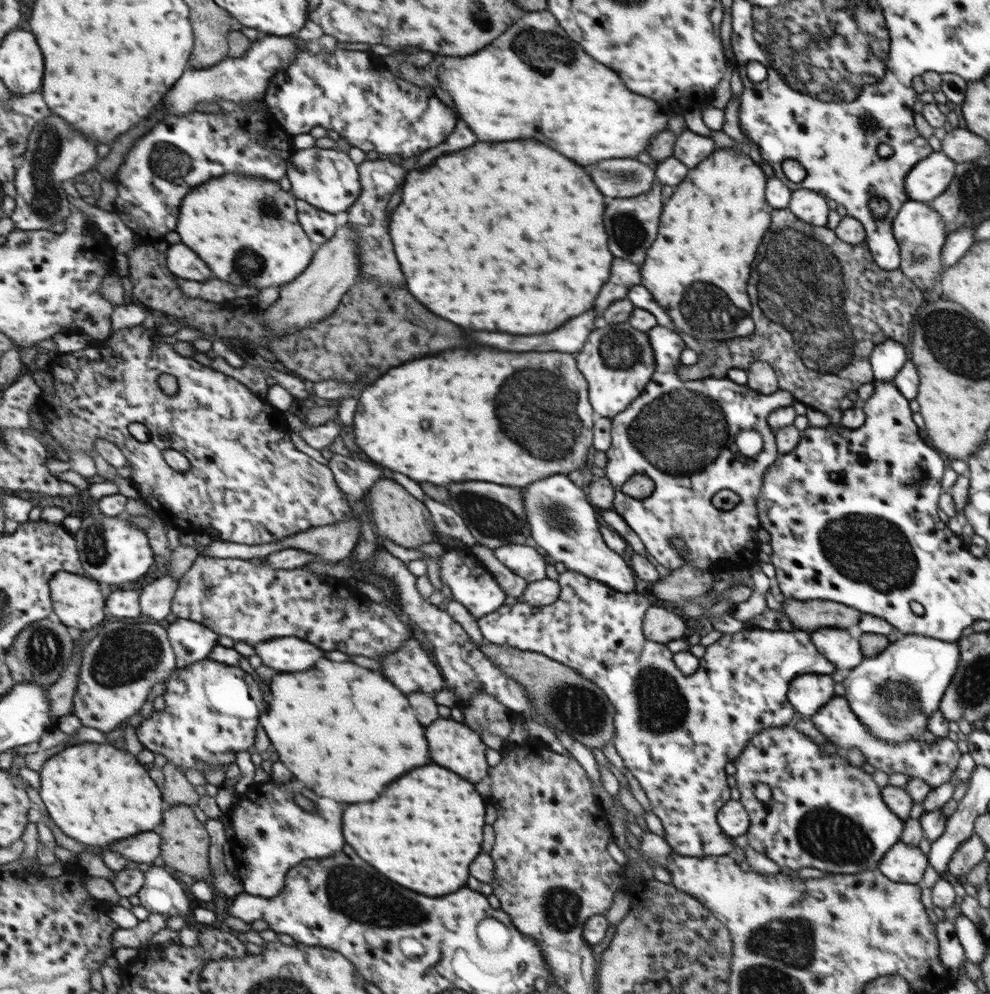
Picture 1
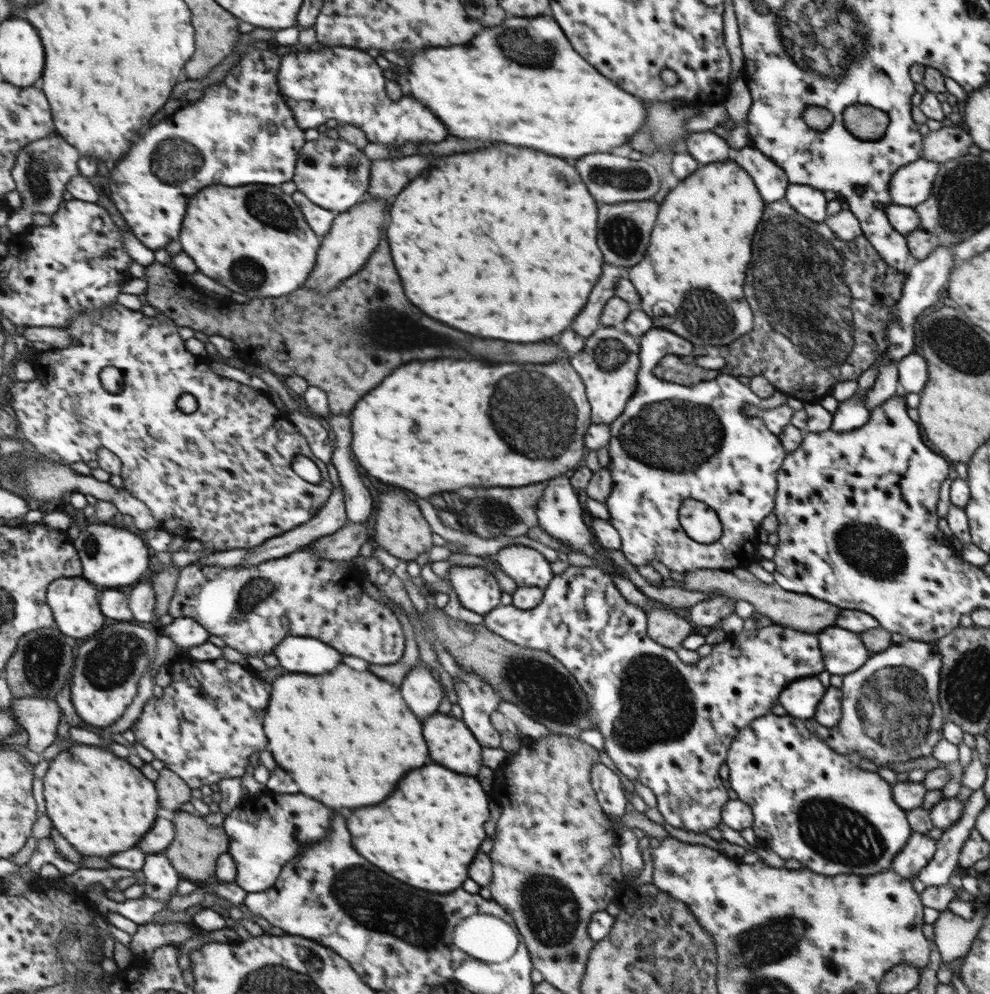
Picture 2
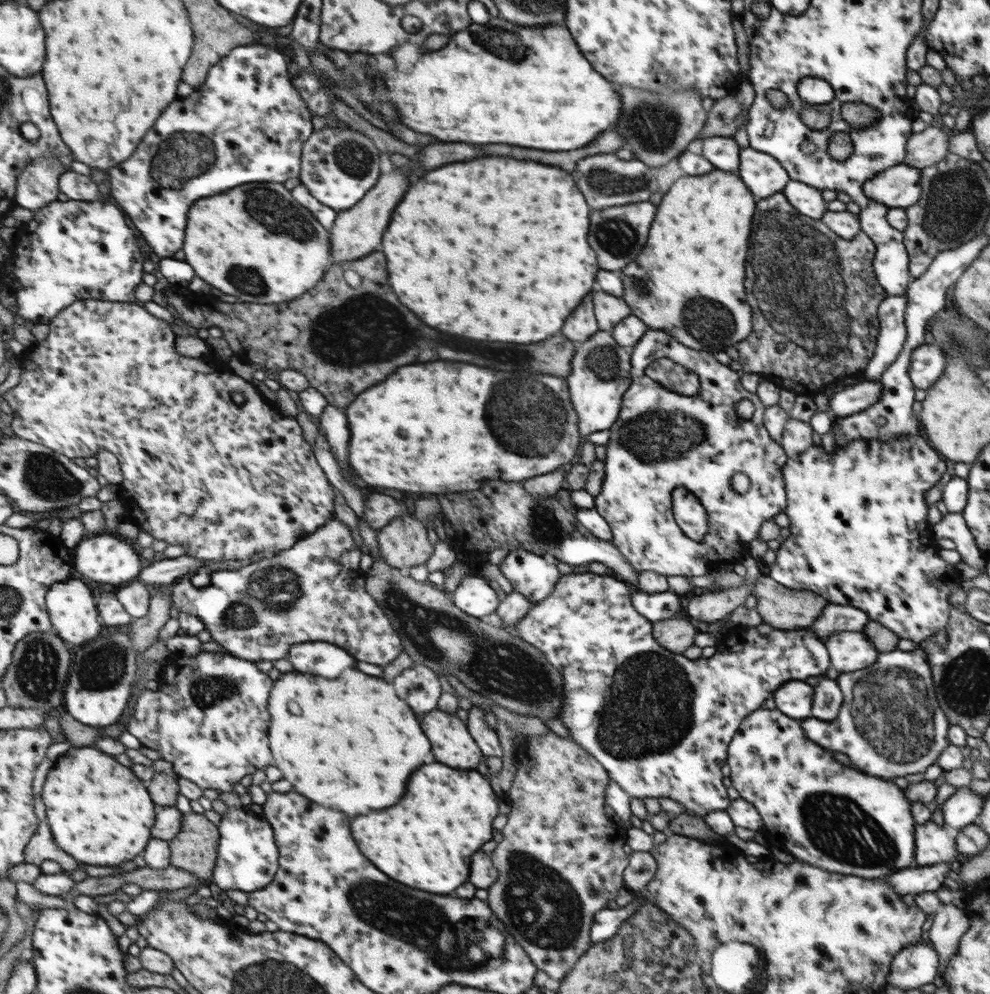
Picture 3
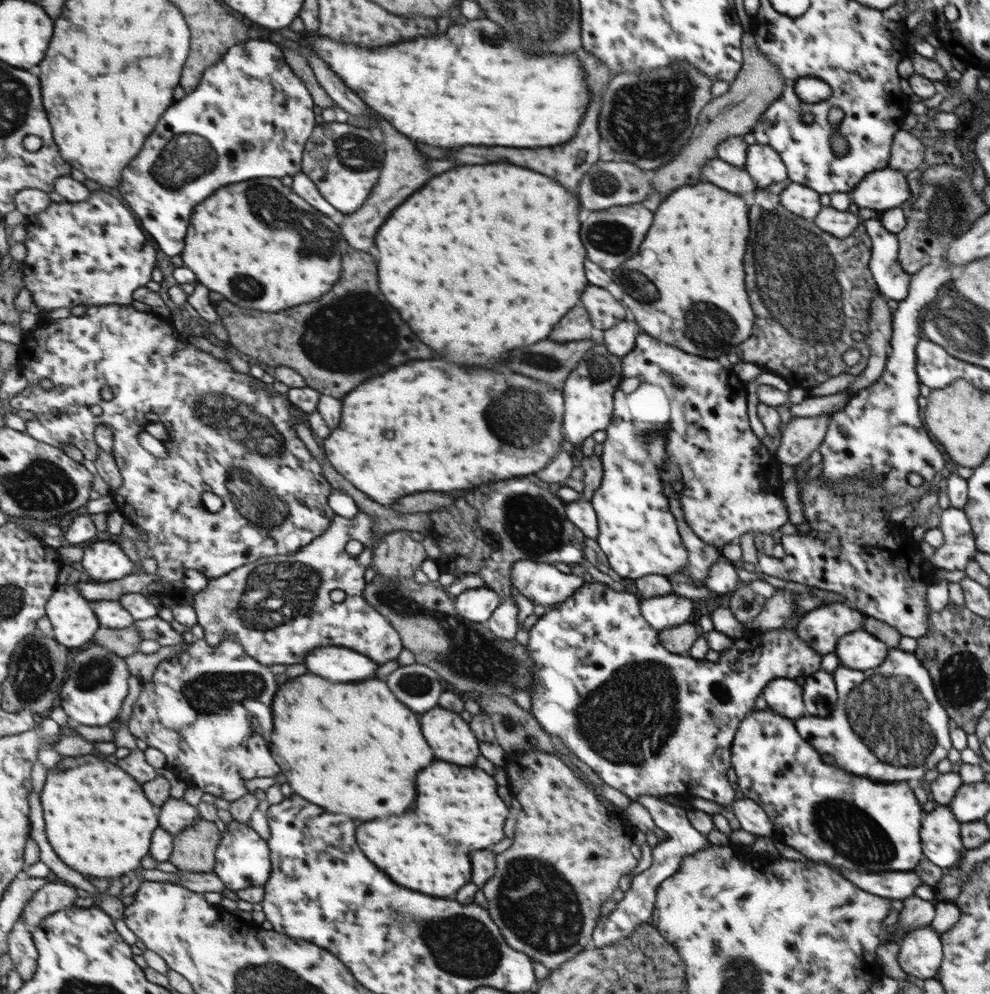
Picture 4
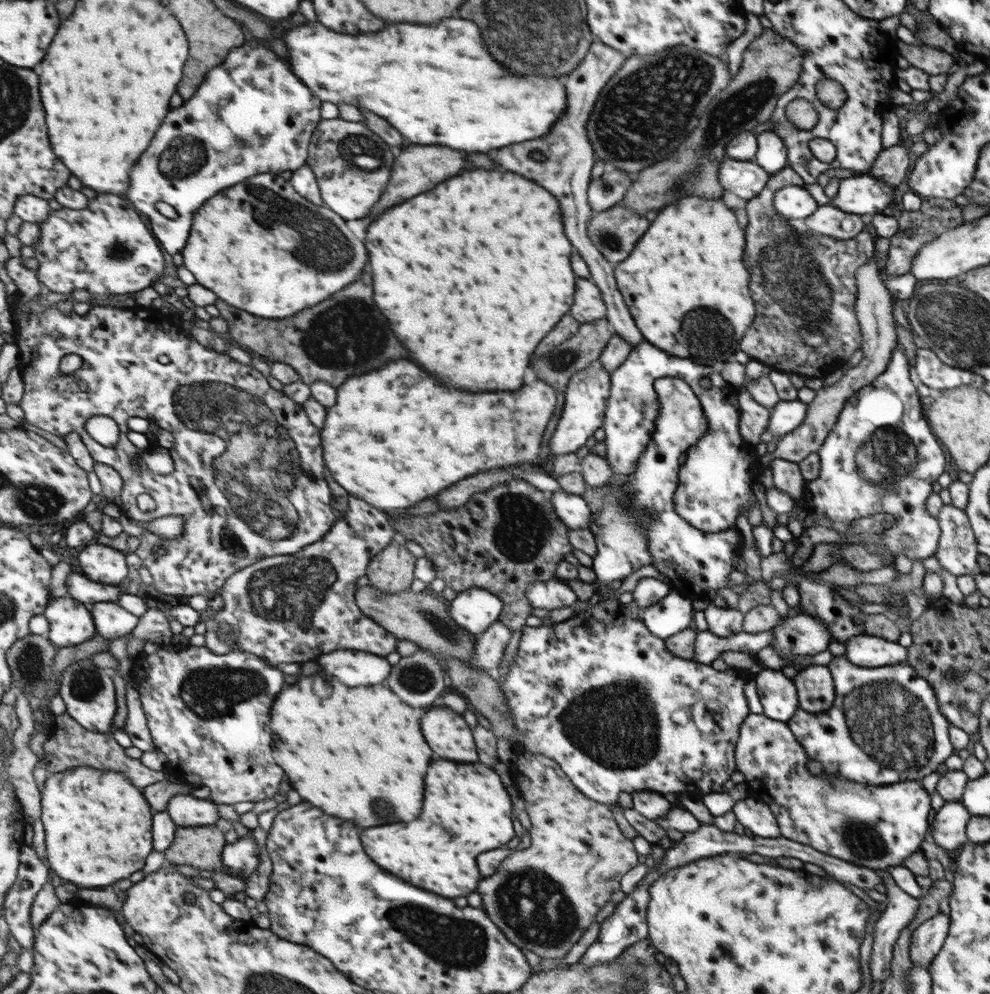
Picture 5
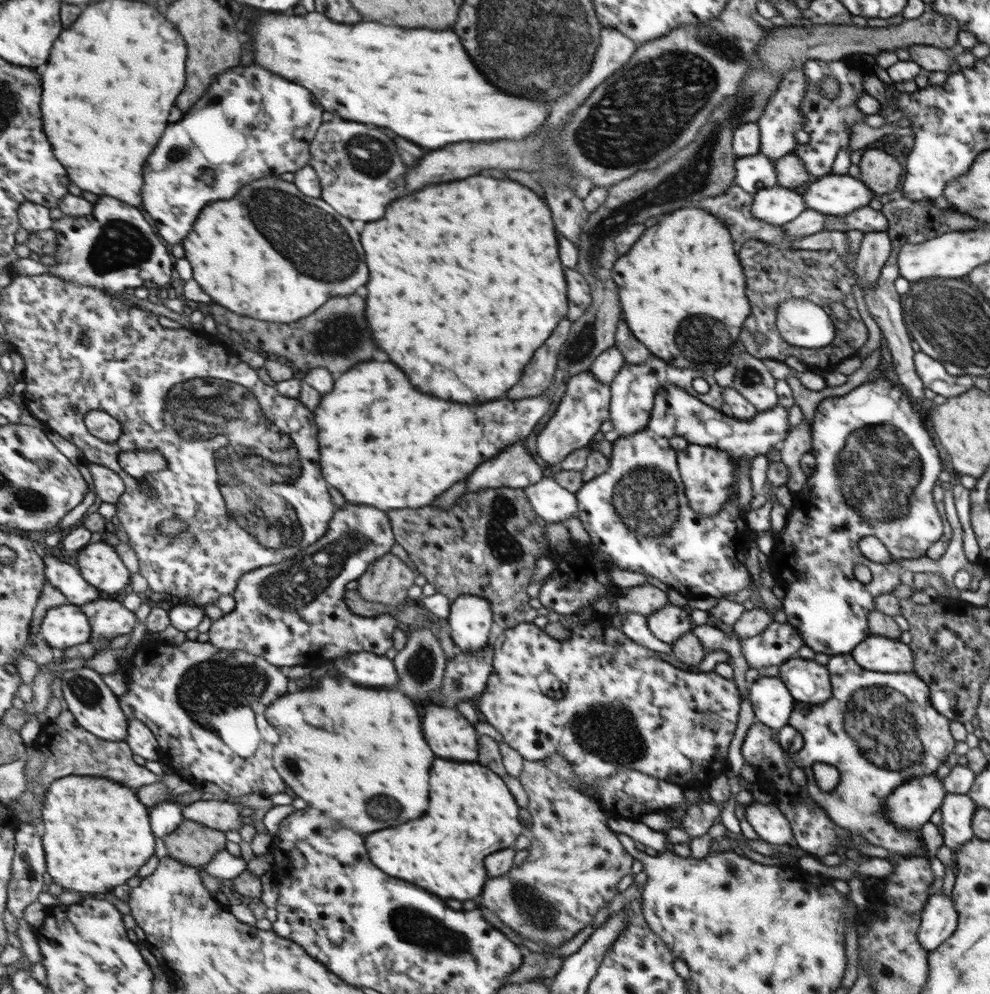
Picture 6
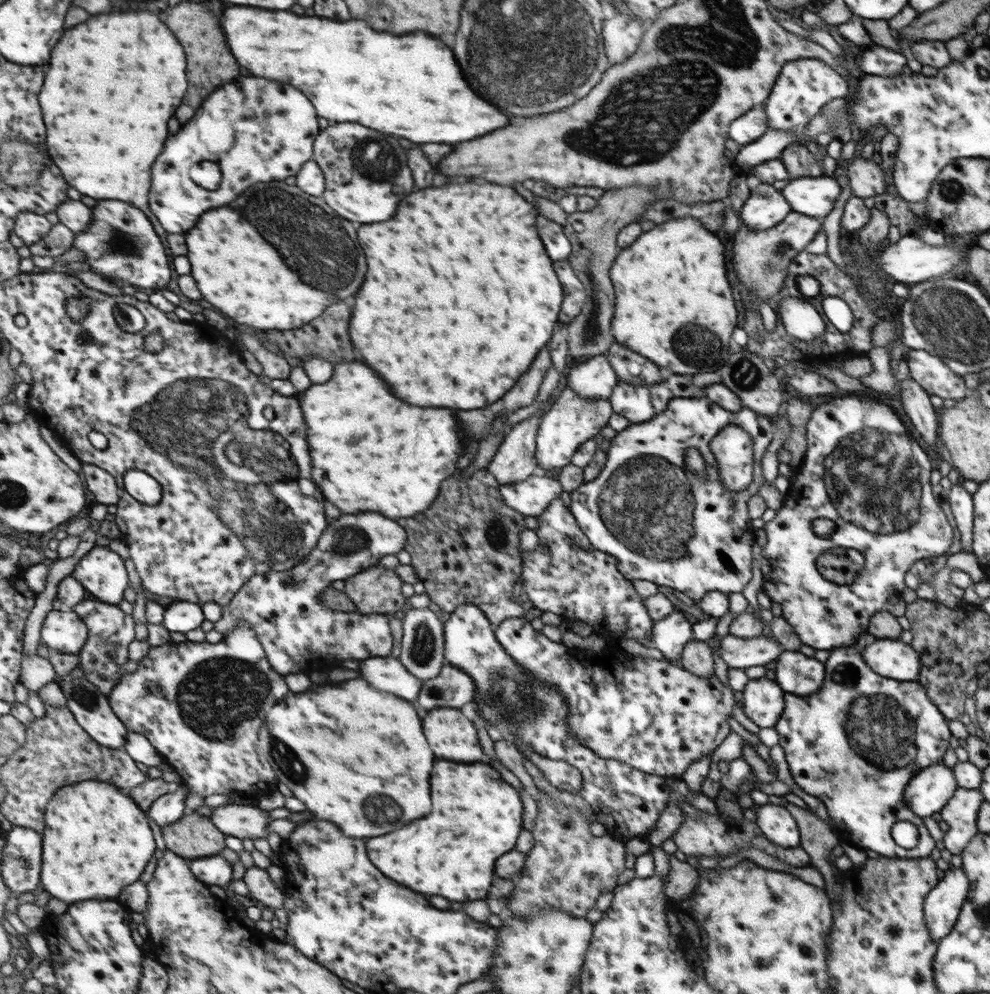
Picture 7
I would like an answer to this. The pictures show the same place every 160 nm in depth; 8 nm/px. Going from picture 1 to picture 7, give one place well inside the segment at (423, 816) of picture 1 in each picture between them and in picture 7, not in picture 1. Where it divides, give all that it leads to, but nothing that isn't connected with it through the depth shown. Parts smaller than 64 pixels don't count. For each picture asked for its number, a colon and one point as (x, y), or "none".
2: (426, 834)
3: (426, 842)
4: (428, 849)
5: (467, 811)
6: (472, 814)
7: (476, 817)

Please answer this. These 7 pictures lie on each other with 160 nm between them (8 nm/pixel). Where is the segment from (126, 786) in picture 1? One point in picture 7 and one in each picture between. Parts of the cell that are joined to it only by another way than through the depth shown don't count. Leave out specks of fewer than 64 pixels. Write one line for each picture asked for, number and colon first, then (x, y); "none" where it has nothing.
2: (101, 803)
3: (101, 813)
4: (99, 820)
5: (98, 824)
6: (99, 834)
7: (99, 841)

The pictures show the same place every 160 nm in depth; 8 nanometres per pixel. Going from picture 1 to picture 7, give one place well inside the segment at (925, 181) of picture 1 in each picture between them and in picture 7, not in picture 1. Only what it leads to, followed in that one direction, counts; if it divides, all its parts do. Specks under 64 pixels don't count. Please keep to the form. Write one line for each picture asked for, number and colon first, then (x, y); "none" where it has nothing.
2: (911, 185)
3: (896, 187)
4: (885, 189)
5: (863, 195)
6: (834, 195)
7: (813, 196)

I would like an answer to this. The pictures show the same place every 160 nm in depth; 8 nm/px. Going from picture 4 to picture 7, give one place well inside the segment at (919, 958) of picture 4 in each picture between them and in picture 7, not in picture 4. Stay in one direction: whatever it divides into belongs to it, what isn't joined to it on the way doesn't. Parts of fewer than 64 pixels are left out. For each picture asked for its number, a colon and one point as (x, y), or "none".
5: (926, 938)
6: (937, 921)
7: (941, 905)

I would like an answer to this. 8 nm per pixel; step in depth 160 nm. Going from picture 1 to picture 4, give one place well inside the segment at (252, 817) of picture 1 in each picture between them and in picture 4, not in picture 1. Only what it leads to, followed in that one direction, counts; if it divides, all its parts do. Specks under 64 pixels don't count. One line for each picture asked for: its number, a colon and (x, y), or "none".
2: (267, 831)
3: (249, 857)
4: (244, 860)

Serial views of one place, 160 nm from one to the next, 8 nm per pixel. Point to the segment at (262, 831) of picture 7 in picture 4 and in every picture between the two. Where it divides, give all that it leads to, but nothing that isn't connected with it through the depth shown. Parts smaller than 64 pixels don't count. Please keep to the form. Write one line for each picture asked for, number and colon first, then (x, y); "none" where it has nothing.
4: (177, 814)
5: (187, 811)
6: (222, 815)

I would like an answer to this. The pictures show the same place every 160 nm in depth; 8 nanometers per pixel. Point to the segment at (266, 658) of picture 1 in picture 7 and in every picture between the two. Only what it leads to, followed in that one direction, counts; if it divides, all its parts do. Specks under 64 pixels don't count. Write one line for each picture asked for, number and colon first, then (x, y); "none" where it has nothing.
2: (309, 655)
3: (322, 658)
4: (339, 664)
5: (357, 668)
6: (365, 668)
7: (388, 674)

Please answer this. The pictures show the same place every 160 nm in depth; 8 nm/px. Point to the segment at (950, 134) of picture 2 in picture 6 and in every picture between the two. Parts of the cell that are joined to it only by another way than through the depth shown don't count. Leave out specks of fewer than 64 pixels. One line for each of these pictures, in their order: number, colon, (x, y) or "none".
3: (927, 147)
4: (907, 150)
5: (891, 167)
6: (878, 169)

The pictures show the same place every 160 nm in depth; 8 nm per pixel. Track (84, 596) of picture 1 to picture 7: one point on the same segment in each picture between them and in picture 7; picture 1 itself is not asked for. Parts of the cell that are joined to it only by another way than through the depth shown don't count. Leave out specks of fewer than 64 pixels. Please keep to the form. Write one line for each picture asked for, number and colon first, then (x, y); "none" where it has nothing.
2: (78, 614)
3: (74, 614)
4: (74, 622)
5: (70, 623)
6: (66, 626)
7: (65, 632)

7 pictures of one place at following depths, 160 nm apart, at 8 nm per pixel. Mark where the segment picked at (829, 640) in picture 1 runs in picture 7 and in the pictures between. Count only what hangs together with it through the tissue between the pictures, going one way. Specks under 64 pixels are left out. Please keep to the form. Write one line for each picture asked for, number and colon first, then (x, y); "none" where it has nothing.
2: (844, 653)
3: (851, 651)
4: (860, 650)
5: (866, 651)
6: (882, 654)
7: (890, 658)

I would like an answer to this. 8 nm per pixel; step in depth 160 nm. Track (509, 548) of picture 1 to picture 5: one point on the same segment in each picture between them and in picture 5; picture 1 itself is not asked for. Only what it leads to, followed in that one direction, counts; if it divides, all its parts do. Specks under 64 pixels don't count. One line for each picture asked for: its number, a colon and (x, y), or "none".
2: (526, 567)
3: (527, 573)
4: (543, 585)
5: (552, 594)

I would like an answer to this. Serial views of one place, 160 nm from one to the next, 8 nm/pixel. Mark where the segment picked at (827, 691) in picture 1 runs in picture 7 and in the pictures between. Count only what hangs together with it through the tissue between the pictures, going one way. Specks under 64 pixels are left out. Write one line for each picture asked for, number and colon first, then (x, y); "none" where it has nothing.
2: (801, 699)
3: (794, 699)
4: (784, 697)
5: (779, 700)
6: (772, 704)
7: (763, 700)

